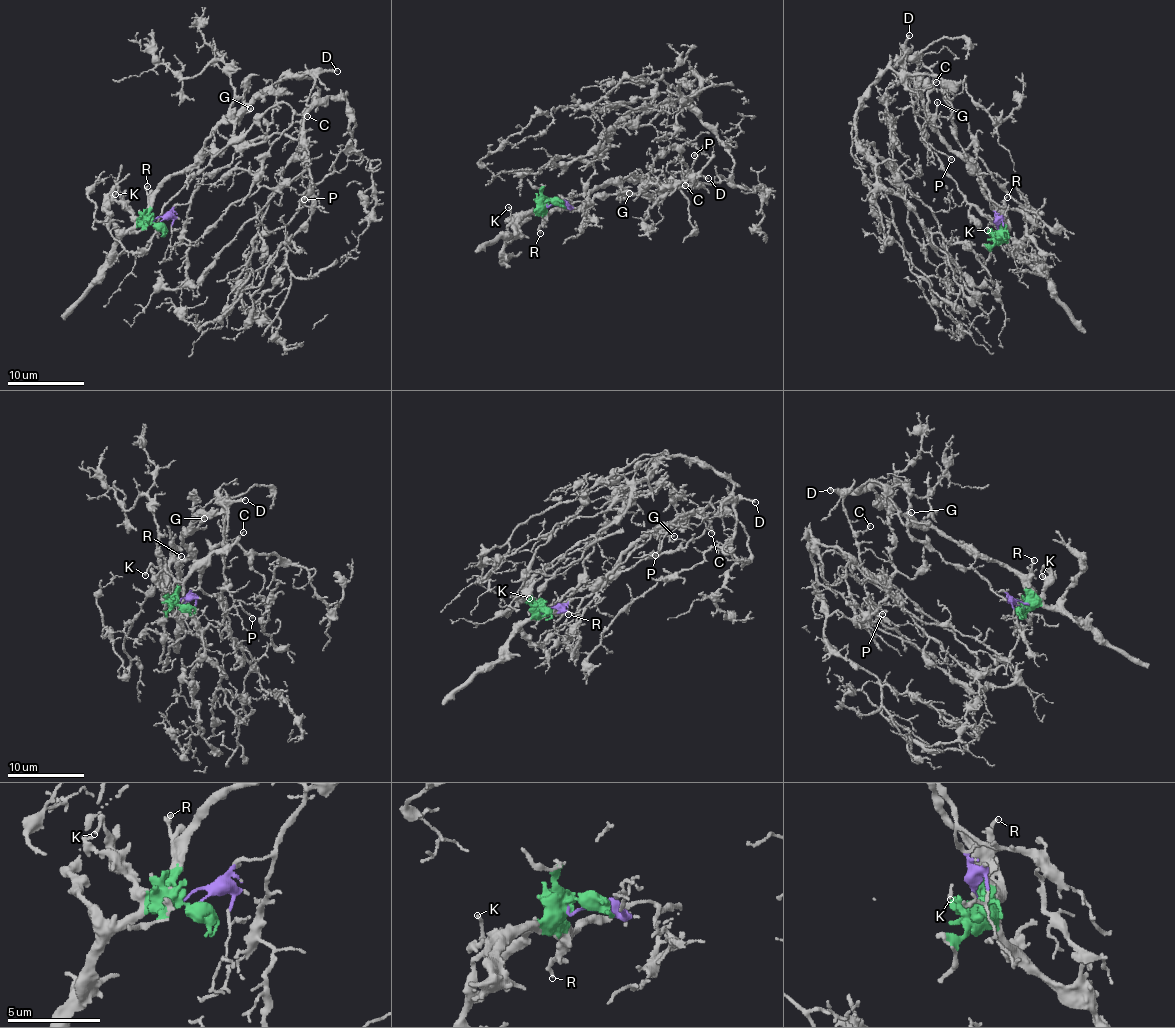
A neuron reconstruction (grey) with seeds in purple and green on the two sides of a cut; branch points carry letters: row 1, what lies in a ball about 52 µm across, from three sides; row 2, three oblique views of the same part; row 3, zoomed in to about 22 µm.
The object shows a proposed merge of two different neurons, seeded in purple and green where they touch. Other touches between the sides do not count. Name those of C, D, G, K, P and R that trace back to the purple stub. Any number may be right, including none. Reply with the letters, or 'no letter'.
C, D, P

